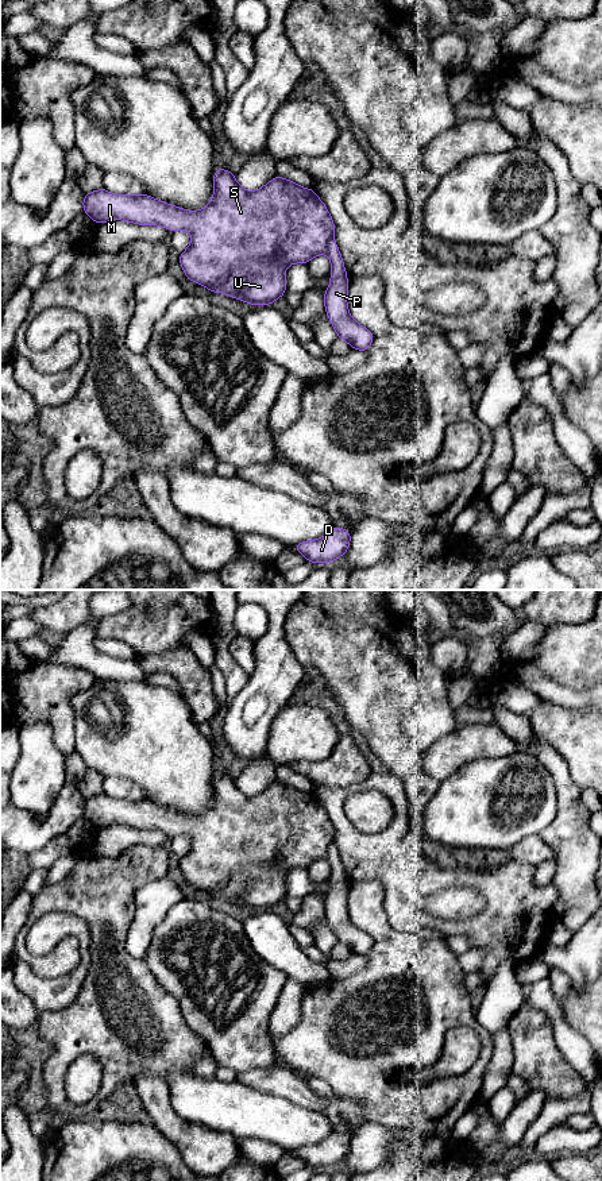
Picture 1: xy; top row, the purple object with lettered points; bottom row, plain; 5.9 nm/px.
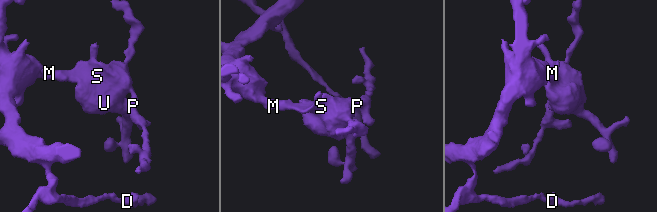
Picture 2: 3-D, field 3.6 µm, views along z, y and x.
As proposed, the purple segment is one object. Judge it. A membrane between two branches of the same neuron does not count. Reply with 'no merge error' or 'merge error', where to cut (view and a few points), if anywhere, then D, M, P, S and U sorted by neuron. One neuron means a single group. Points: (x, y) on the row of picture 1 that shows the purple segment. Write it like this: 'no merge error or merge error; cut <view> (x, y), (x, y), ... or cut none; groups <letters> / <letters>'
merge error; cut xy (331, 238), (325, 253); groups D M S U / P

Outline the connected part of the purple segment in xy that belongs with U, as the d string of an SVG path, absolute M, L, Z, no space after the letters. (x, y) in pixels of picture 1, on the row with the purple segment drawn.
M216 169L213 185L212 200L202 211L181 209L147 194L115 194L104 188L86 193L82 207L96 224L117 219L169 231L189 231L192 243L180 254L180 265L190 281L208 287L211 293L221 292L254 306L271 305L288 290L285 270L289 265L306 265L313 256L327 254L335 223L314 189L279 175L261 189L248 192L236 182L235 174Z

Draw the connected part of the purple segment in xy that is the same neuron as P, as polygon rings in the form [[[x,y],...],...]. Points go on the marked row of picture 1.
[[[333,239],[329,240],[327,255],[332,263],[331,283],[324,293],[324,306],[337,337],[346,340],[354,350],[367,351],[374,335],[366,327],[359,325],[348,312],[347,292],[348,279],[343,258]]]

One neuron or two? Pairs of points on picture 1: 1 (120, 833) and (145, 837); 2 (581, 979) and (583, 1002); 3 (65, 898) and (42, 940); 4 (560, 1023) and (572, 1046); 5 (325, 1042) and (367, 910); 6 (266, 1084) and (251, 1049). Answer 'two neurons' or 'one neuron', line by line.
1: one neuron
2: two neurons
3: two neurons
4: one neuron
5: one neuron
6: two neurons

